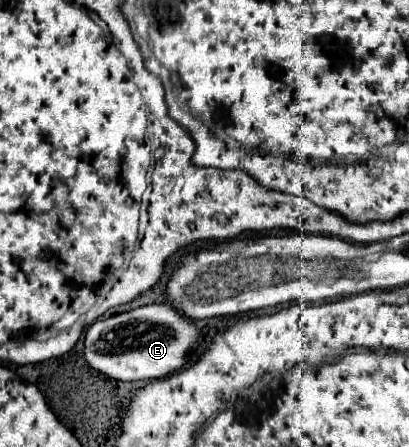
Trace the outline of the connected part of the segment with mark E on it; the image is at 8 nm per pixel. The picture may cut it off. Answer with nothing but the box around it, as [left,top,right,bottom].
[84,304,200,380]

